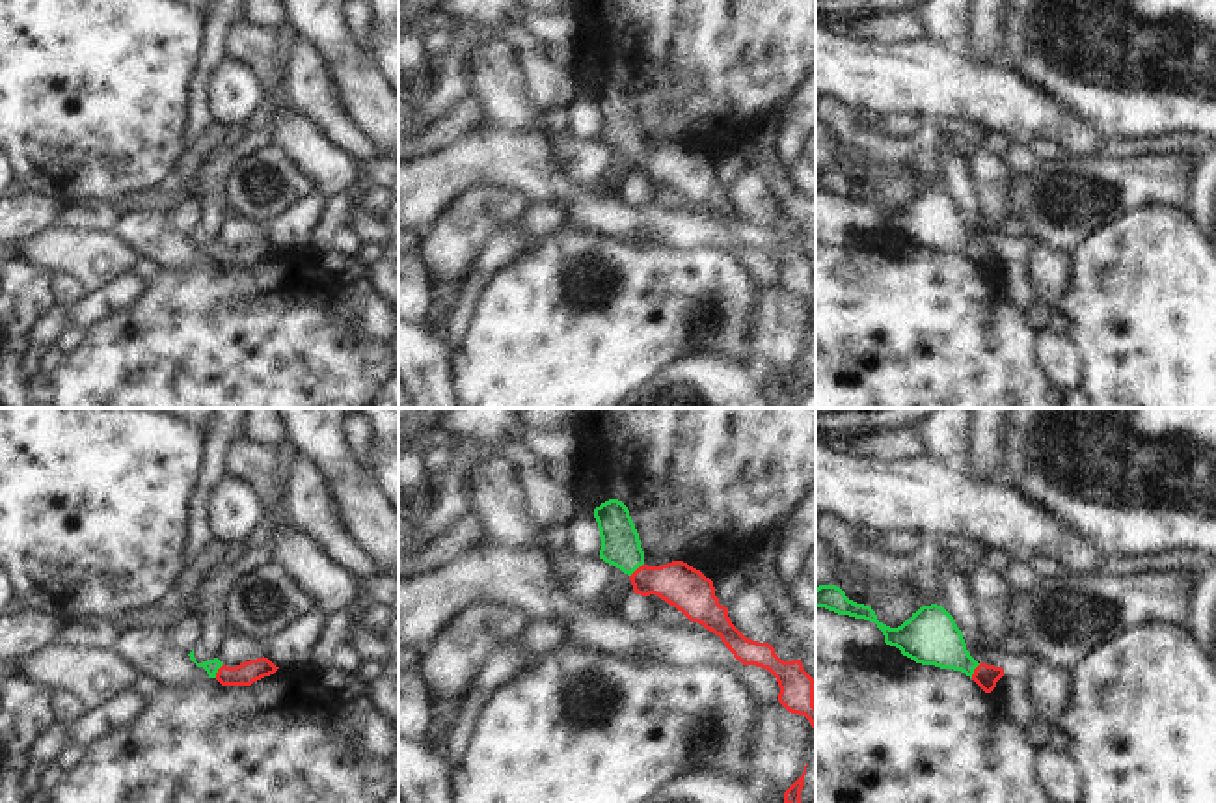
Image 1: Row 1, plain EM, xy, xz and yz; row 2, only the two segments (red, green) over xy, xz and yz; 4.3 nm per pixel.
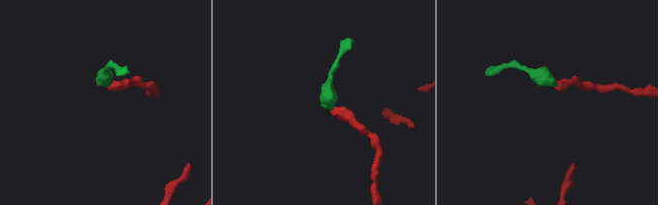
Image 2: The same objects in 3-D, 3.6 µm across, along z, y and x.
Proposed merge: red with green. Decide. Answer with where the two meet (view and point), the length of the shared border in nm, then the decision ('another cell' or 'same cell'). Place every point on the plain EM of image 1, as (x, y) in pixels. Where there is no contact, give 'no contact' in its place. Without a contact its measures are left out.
meets red in xz at (635, 153); contact 90 nm long; same cell

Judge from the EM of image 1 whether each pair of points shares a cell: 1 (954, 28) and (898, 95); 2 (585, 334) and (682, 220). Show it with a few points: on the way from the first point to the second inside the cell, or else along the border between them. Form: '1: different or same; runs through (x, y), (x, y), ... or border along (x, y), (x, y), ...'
1: different; border along (926, 36), (939, 43), (965, 49)
2: different; border along (710, 244), (667, 250)

